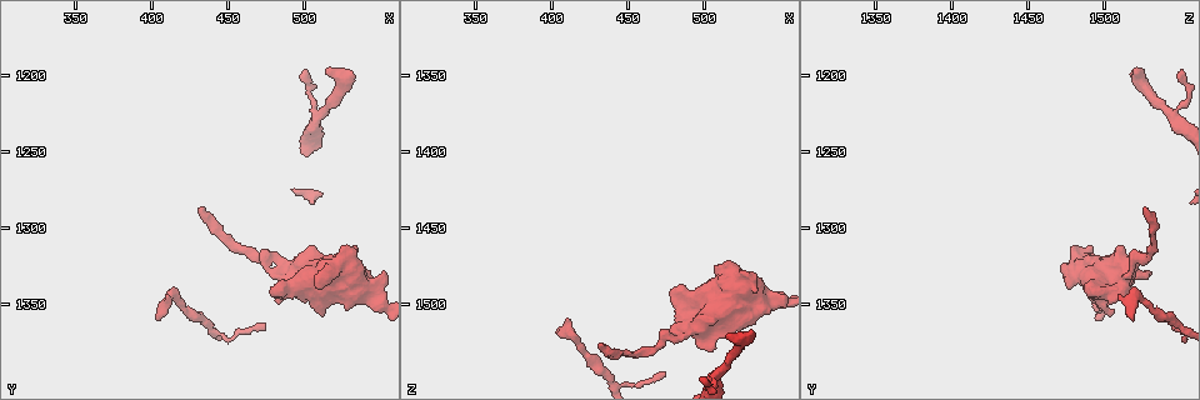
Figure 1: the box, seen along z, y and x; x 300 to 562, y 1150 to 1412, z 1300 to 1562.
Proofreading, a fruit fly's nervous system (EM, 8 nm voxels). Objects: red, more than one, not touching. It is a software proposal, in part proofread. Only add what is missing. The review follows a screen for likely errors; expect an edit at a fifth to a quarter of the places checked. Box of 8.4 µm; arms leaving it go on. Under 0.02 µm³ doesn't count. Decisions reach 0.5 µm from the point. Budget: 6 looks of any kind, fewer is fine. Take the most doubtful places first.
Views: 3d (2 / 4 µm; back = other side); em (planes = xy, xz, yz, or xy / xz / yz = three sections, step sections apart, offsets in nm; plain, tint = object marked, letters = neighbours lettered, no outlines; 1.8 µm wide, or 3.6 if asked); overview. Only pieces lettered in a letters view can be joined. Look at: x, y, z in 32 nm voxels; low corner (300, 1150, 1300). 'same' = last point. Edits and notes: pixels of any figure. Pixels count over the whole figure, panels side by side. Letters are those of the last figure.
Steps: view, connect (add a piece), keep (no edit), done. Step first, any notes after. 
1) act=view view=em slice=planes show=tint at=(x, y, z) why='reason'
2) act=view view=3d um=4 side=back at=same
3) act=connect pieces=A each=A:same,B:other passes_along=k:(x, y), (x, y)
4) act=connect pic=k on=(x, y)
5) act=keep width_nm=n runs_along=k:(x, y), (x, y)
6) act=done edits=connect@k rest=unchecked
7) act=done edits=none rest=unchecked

act=view view=3d um=4 at=(404, 1362, 1518) why='thin end'

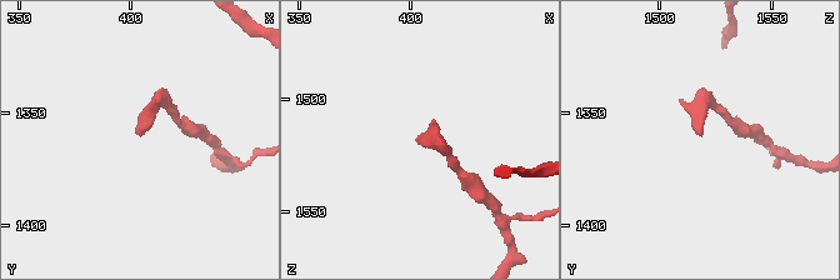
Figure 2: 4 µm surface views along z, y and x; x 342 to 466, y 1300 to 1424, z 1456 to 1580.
act=view view=em slice=planes show=letters at=(404, 1360, 1518) why='shape alone is not enough'

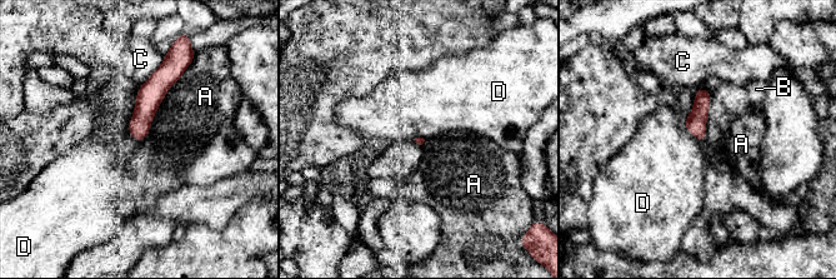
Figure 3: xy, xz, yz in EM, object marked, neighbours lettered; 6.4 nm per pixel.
act=keep each=A:other,B:other,C:other,D:other border=3:(682, 120), (686, 129), (701, 143) found='none of them fits'

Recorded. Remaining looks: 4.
act=view view=3d um=2 at=(510, 1354, 1506) why='free end'

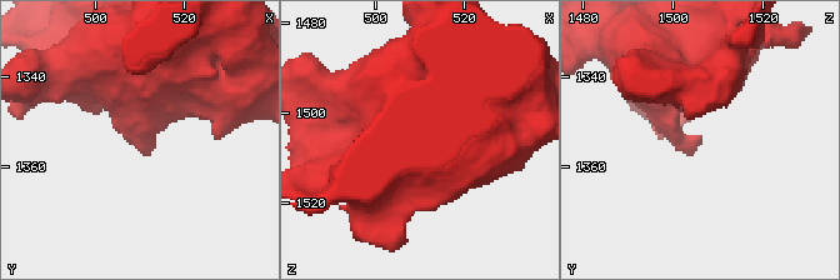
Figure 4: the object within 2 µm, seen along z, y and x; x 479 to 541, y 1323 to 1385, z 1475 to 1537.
act=view view=em slice=planes show=letters at=(509, 1354, 1506)

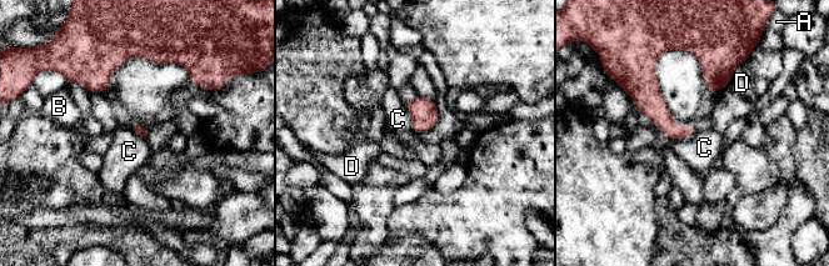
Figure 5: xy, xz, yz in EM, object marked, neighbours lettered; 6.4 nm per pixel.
act=keep longest_contact=C:220nm each=A:other,B:other,C:other,D:other found='none of them fits'

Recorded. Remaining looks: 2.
act=view view=3d um=4 side=back at=(434, 1284, 1524) why='end of a long branch'

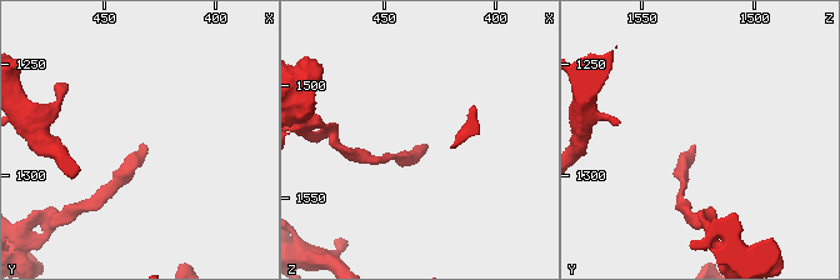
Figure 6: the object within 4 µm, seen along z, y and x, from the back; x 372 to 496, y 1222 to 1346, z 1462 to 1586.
act=view view=em slice=planes show=letters at=(433, 1285, 1525) why='shape alone is not enough'

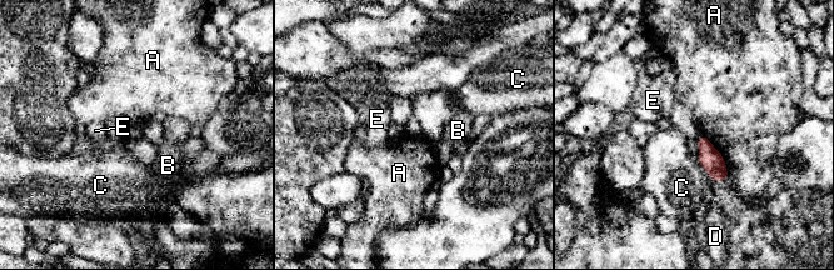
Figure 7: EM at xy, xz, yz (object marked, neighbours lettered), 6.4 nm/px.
act=keep each=A:other,B:other,C:other,D:other,E:other border=7:(702, 131), (722, 155), (728, 180) found='none of them fits'

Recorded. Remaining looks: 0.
act=done edits=none rest=unchecked

